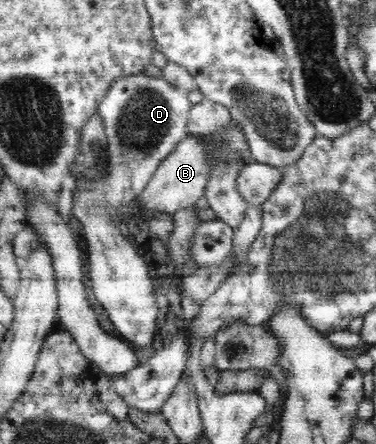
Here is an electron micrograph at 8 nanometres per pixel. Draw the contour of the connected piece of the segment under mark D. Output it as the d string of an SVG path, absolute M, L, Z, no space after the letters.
M143 73L117 77L98 106L107 135L107 172L87 183L77 181L74 190L72 216L81 222L86 237L91 288L119 336L131 346L151 345L157 332L159 309L147 264L131 241L120 233L117 224L121 224L129 202L139 198L161 161L188 133L188 116L193 104L187 94L164 77Z

